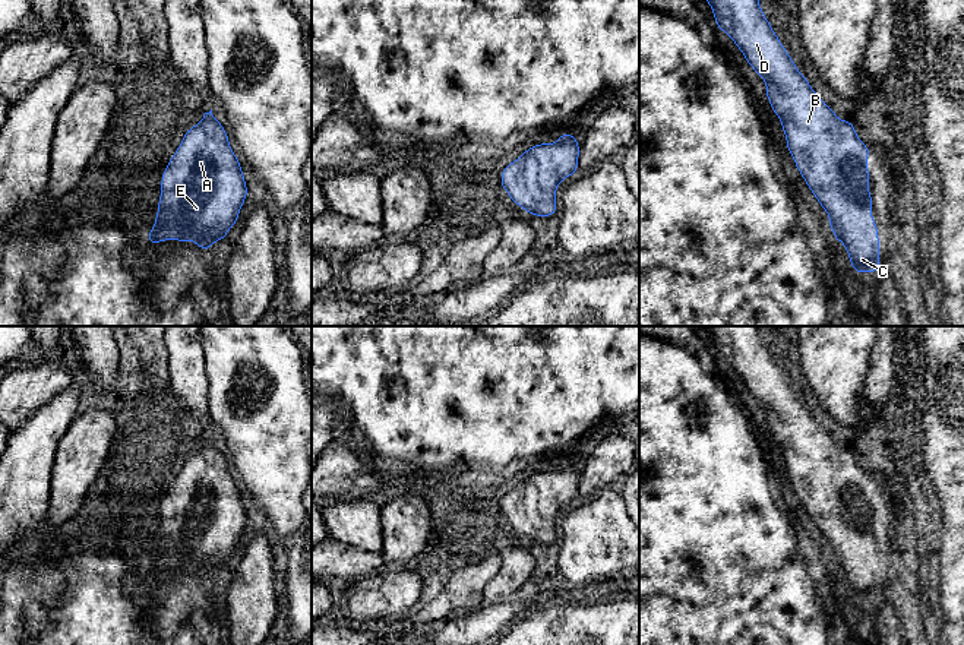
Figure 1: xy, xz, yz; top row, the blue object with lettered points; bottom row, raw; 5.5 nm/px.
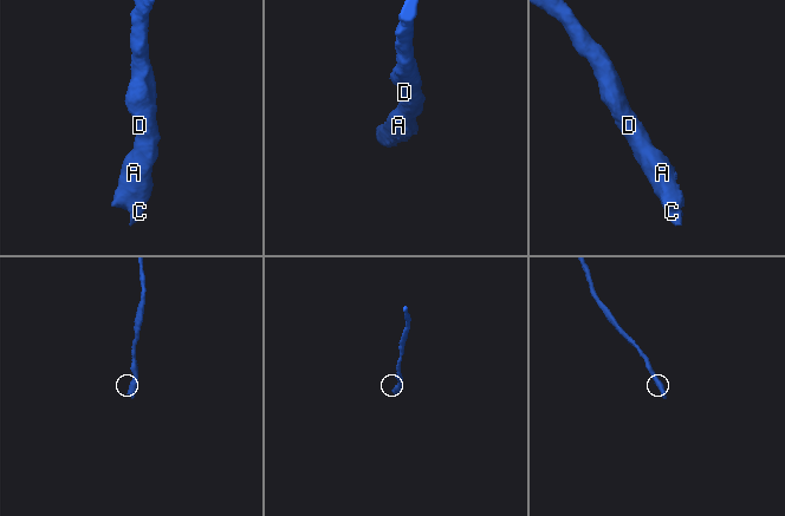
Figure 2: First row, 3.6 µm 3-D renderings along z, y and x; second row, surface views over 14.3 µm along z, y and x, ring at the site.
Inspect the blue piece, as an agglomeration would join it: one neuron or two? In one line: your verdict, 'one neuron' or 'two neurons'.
one neuron

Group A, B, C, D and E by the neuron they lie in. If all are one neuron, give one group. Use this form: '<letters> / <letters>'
A B C D E

